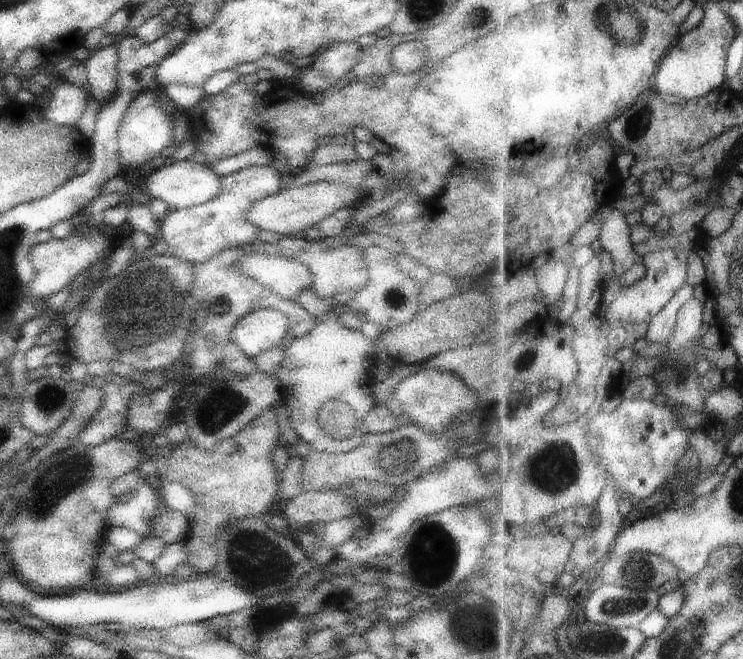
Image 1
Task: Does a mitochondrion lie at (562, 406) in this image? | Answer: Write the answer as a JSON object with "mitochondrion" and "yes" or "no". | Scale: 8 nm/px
{"mitochondrion":"no"}

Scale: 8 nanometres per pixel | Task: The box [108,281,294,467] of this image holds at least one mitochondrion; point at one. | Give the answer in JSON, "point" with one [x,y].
{"point":[225,405]}

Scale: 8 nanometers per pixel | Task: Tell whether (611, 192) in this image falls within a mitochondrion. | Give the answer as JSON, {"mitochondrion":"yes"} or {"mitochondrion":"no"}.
{"mitochondrion":"no"}

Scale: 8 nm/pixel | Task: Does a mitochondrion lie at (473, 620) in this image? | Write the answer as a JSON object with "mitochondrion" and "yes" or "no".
{"mitochondrion":"yes"}

